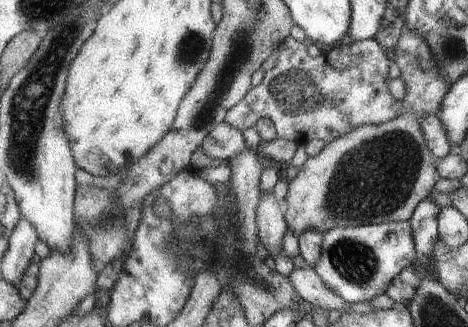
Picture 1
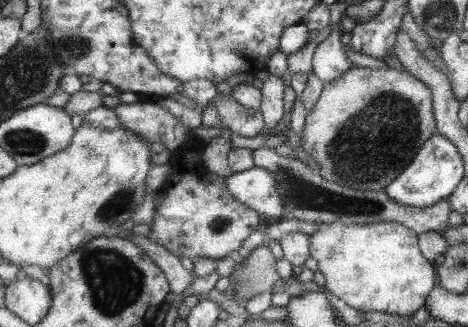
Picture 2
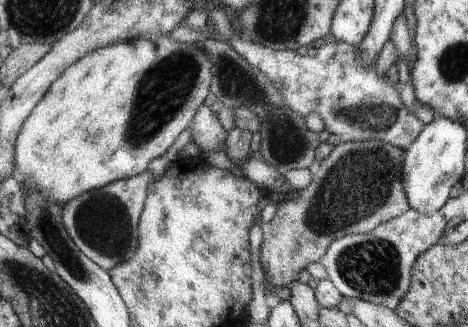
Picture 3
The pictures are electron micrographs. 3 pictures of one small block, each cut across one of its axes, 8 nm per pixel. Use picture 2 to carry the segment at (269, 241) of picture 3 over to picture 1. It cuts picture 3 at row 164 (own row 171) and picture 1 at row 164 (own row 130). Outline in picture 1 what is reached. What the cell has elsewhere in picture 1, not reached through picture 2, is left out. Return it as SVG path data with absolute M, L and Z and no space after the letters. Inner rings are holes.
M407 24L401 26L401 34L393 46L395 58L393 62L399 68L399 80L405 84L405 94L401 104L405 108L403 114L387 120L385 124L361 124L347 134L337 136L325 144L325 148L303 162L297 176L287 186L287 196L283 200L285 208L285 222L289 224L287 230L295 234L295 238L303 230L317 230L325 232L329 228L345 228L345 226L359 226L359 224L381 224L381 222L409 222L413 212L417 212L417 204L429 198L433 186L437 182L437 160L425 146L425 132L421 132L421 116L435 116L441 112L441 100L449 94L451 82L435 70L435 56L429 50L425 38L421 38L415 30L409 30Z

